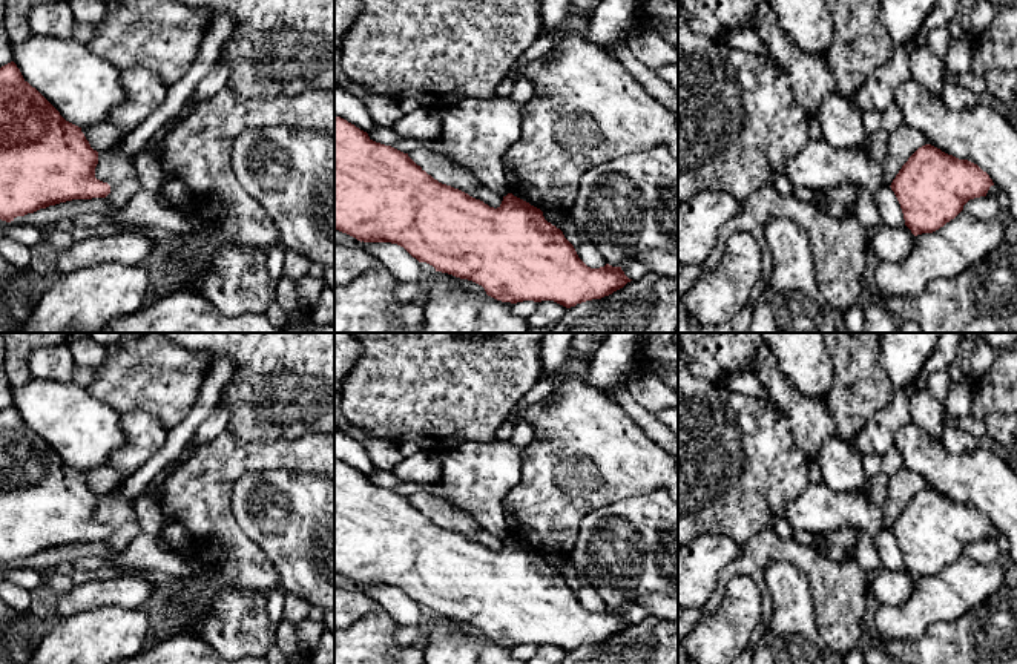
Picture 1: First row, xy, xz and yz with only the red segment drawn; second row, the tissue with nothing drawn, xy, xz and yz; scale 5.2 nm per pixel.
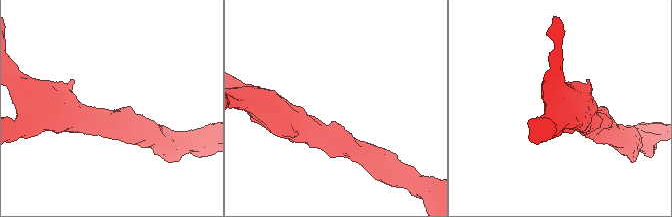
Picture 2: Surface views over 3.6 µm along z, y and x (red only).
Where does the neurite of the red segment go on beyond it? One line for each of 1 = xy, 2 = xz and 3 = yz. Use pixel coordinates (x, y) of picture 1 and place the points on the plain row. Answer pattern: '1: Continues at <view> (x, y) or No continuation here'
1: No continuation here
2: No continuation here
3: No continuation here

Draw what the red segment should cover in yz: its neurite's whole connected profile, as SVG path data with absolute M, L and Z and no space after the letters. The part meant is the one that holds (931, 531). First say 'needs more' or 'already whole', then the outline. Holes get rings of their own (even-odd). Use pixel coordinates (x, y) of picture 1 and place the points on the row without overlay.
already whole; M925 488L902 509L891 526L914 580L933 577L954 563L974 541L986 540L992 523L977 508Z

